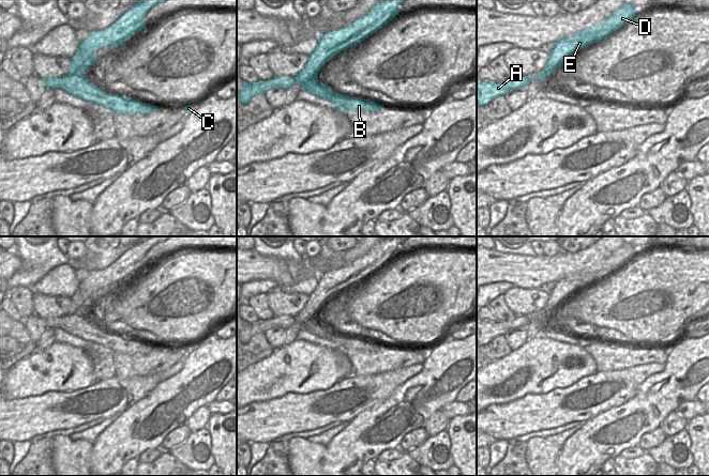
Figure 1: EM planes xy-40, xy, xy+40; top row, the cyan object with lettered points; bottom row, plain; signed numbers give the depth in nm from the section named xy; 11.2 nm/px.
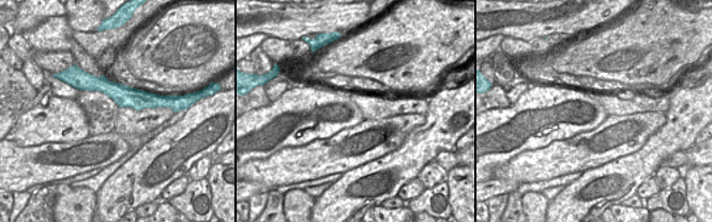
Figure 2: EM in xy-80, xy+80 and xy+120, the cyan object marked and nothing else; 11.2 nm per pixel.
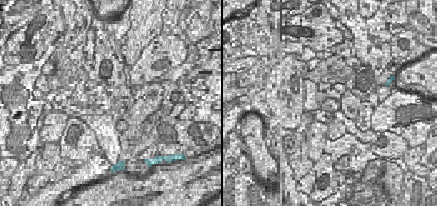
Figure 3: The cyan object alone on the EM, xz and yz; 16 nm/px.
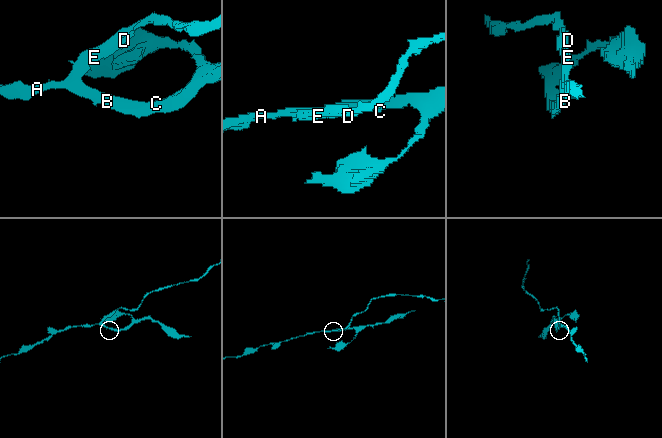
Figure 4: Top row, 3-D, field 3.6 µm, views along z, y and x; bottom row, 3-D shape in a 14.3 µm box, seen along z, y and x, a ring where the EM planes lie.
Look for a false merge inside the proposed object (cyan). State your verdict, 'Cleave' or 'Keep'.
Cleave.

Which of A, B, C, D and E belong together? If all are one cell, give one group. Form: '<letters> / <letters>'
A B C / D E

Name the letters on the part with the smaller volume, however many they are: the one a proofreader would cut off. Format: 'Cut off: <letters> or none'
Cut off: D, E

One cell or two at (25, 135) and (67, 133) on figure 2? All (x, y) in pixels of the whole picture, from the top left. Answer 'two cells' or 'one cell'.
one cell

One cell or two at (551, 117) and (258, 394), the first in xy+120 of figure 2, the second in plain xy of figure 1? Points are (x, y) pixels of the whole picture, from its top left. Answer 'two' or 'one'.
one

